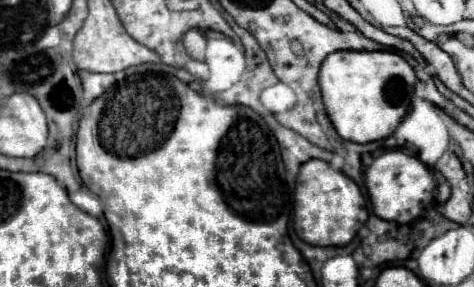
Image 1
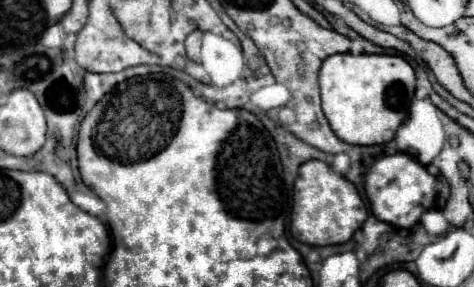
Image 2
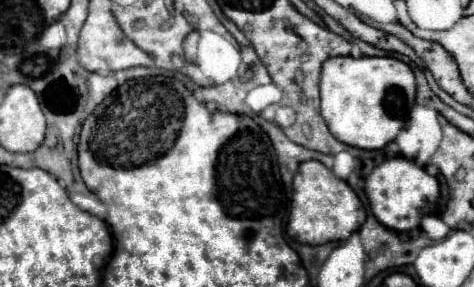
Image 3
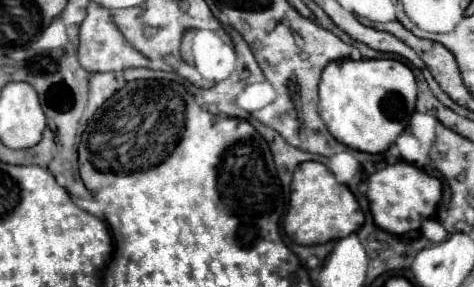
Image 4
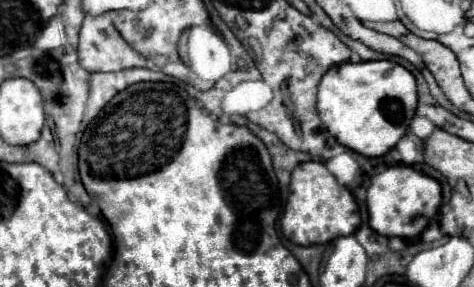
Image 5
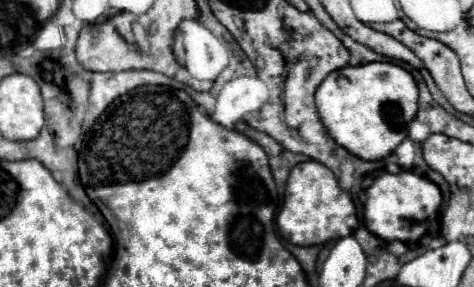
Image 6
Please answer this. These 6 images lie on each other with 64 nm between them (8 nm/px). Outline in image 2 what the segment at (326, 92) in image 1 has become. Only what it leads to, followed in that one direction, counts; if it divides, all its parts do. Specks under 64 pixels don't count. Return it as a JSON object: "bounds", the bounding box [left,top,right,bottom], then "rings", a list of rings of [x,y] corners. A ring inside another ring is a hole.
{"bounds":[318,54,416,146],"rings":[[[334,54],[324,60],[318,82],[322,92],[322,110],[332,132],[340,140],[356,146],[374,146],[390,142],[396,136],[398,126],[408,118],[408,108],[416,88],[416,76],[412,66],[402,56],[390,54]]]}

